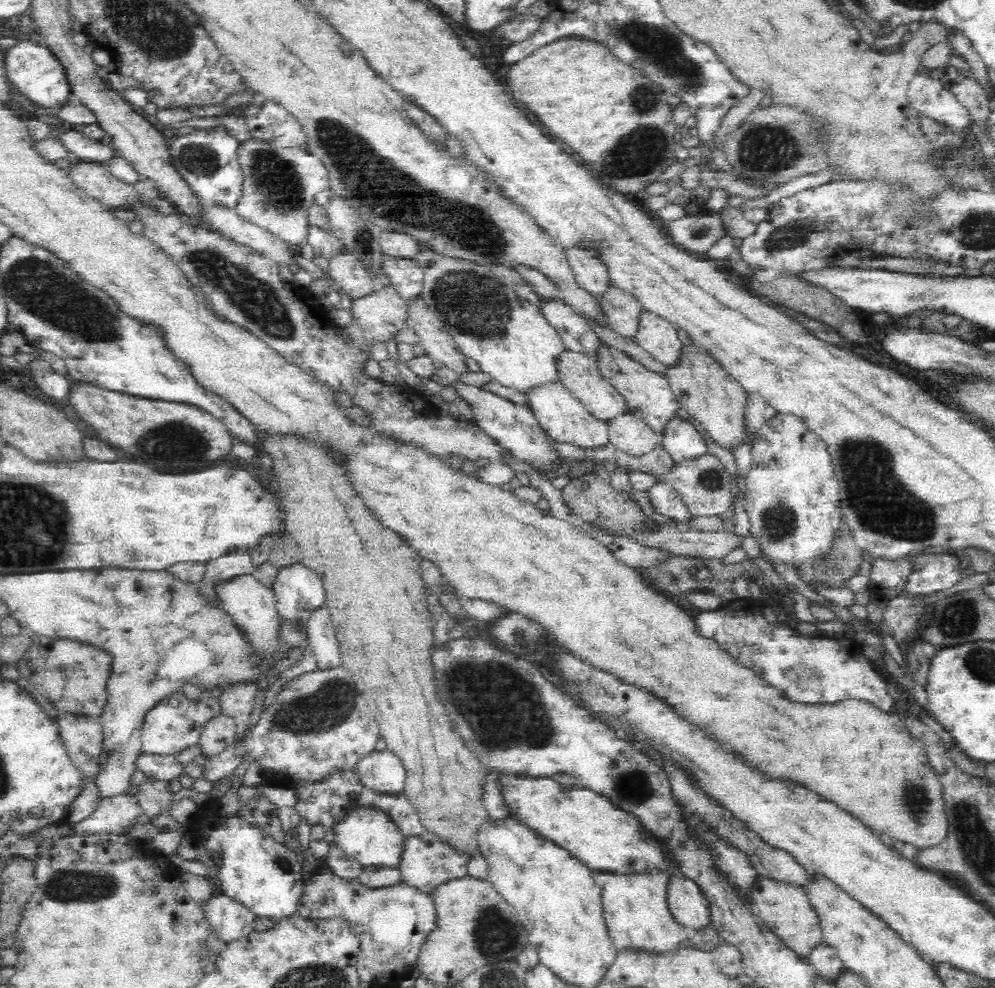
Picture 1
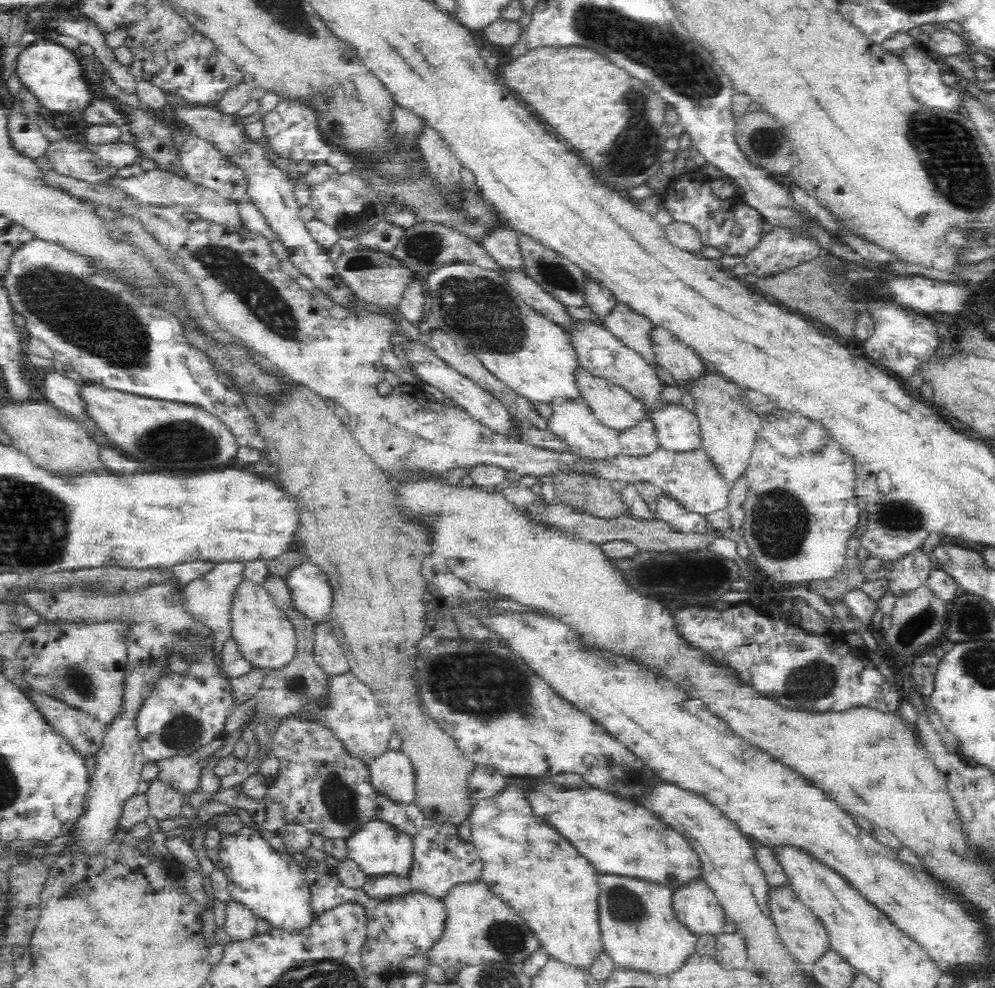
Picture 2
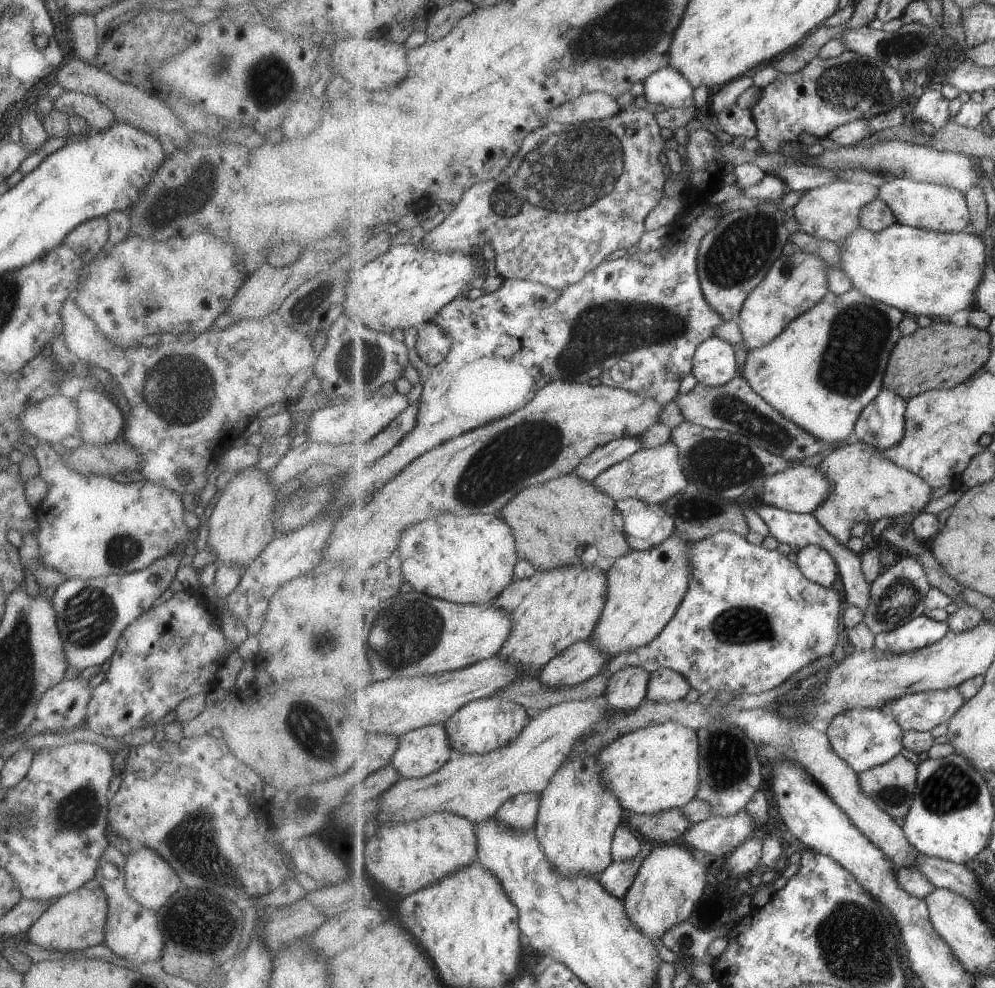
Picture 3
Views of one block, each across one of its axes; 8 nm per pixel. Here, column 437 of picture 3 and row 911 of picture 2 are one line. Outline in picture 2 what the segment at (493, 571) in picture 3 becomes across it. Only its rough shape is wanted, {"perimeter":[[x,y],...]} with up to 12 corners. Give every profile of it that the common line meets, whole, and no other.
{"perimeter":[[545,779],[473,802],[481,881],[589,970],[604,951],[594,865],[533,813]]}

